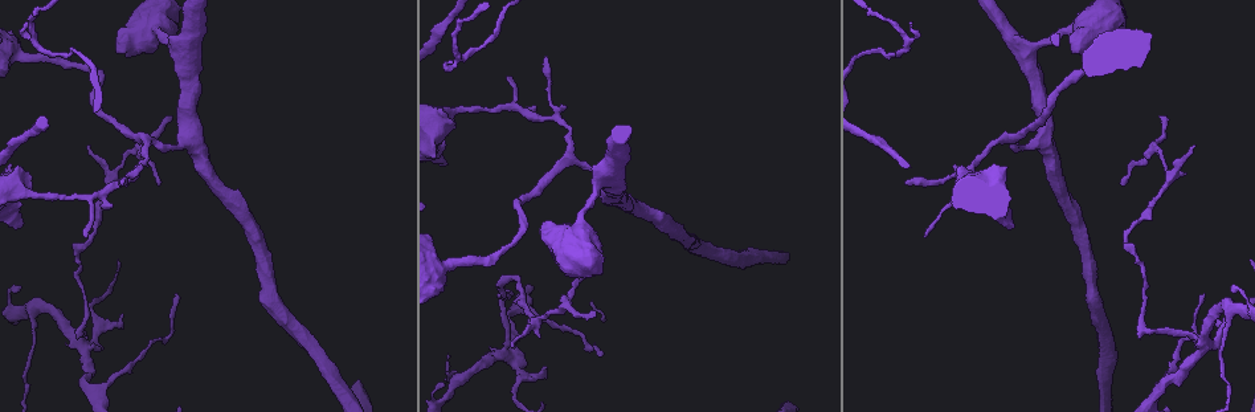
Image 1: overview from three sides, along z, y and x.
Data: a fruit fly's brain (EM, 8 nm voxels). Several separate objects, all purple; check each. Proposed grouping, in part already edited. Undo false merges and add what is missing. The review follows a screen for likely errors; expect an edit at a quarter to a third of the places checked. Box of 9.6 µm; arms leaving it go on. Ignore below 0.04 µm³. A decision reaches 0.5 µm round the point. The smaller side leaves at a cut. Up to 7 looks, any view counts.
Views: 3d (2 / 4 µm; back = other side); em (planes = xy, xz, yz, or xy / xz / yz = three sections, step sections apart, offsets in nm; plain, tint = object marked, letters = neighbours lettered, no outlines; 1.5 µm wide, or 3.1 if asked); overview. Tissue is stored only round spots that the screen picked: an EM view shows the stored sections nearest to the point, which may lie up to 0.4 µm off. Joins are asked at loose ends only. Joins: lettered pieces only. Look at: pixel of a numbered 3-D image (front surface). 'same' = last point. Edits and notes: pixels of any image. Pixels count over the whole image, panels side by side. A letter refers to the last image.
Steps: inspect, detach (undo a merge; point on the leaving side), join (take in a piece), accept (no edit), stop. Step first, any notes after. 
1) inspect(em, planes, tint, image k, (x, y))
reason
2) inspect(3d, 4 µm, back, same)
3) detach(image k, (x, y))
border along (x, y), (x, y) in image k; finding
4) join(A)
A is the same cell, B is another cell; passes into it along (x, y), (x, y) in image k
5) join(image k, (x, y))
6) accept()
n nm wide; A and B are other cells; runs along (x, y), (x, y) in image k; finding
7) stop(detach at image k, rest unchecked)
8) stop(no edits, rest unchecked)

inspect(em, yz, step 8, tint, image 1, (123, 182))
free end

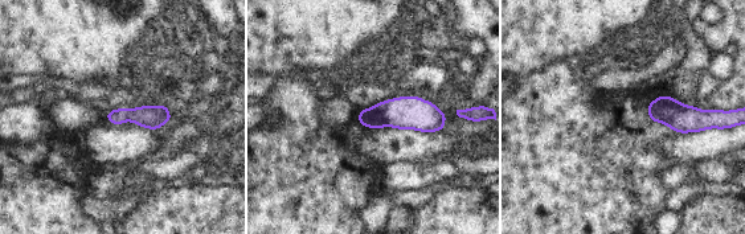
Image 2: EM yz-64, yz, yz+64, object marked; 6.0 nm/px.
inspect(em, planes, letters, same)
another direction

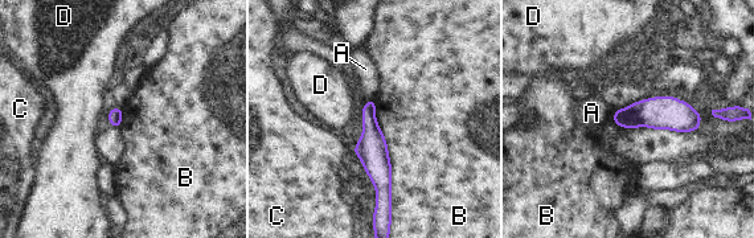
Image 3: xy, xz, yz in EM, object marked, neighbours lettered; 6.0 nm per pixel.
accept()
A, B, C and D are other cells; border along (373, 99), (390, 161), (390, 233) in image 3; no lettered piece goes on from it

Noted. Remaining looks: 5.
inspect(em, planes, letters, image 1, (543, 224))
thick end

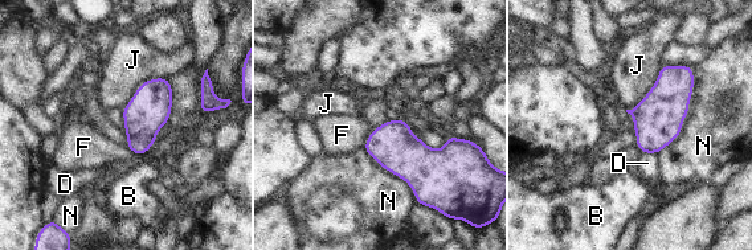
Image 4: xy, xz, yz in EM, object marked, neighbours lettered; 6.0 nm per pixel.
accept()
260 nm wide; N touches over 600 nm; B, D, F, J and N are other cells; none of them fits

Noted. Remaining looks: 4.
inspect(em, planes, letters, image 1, (596, 354))
branch stops here

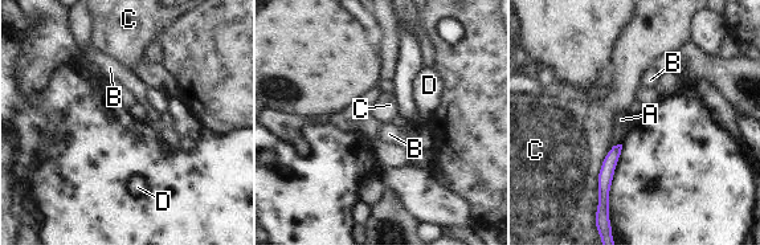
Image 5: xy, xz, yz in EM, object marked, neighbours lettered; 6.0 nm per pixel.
accept()
C touches over 360 nm; A, B, C and D are other cells; border along (621, 143), (611, 148) in image 5; none of them fits

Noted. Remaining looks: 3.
stop(no edits, rest unchecked)

